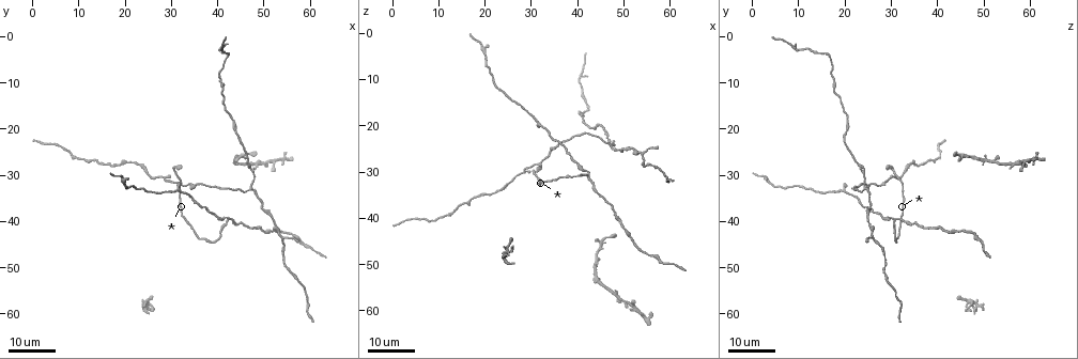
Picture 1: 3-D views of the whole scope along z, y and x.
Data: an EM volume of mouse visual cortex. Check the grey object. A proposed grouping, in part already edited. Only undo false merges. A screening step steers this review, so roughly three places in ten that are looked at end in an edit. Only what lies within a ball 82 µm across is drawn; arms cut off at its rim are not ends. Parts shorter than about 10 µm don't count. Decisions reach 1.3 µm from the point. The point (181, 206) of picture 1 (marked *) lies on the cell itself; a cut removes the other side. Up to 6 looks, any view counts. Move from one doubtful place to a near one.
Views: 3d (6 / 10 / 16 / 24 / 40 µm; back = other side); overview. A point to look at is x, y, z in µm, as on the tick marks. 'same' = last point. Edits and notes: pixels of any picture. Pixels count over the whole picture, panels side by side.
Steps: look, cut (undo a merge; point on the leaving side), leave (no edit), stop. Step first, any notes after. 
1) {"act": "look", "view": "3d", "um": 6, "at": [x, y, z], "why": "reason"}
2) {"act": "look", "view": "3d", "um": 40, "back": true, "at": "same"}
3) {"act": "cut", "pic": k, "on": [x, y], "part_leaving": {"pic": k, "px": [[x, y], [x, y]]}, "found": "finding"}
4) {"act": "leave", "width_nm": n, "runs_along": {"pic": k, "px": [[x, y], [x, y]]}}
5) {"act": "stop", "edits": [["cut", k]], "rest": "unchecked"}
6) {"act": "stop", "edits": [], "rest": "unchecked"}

{"act": "look", "view": "3d", "um": 24, "at": [28.5, 30.5, 30.0], "why": "three arms meet"}

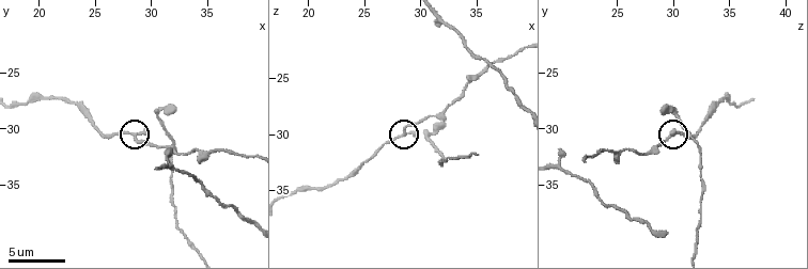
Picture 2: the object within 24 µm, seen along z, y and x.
{"act": "look", "view": "3d", "um": 10, "at": [28.4, 30.6, 29.8], "why": "zoom in"}

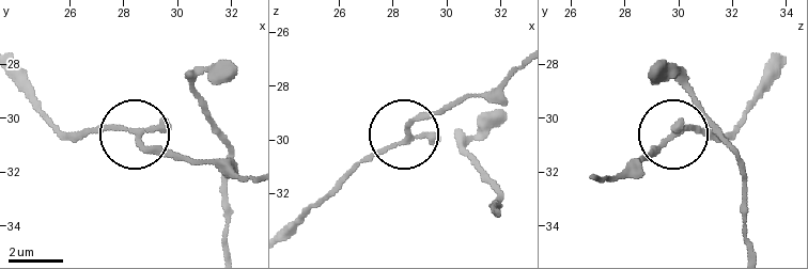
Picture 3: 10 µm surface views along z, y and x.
{"act": "leave", "width_nm": 150, "runs_along": {"pic": 3, "px": [[749, 251], [740, 161], [701, 113], [673, 127], [727, 133]]}, "found": "continuous, no second cell"}

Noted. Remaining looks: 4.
{"act": "look", "view": "3d", "um": 24, "at": [42.5, 40.0, 31.0], "why": "side arm on a straight run"}

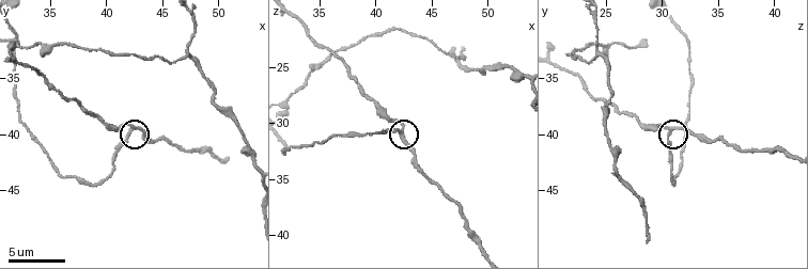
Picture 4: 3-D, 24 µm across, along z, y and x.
{"act": "look", "view": "3d", "um": 6, "at": [42.2, 39.6, 30.8]}

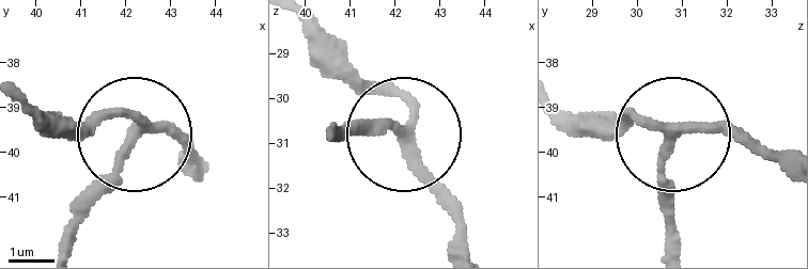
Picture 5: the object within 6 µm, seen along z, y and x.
{"act": "leave", "arms": 3, "runs_along": {"pic": 5, "px": [[676, 247], [667, 136], [633, 121], [575, 121]]}, "found": "one cell here"}

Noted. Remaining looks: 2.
{"act": "look", "view": "3d", "um": 6, "at": [47.2, 33.0, 24.4], "why": "three arms meet"}

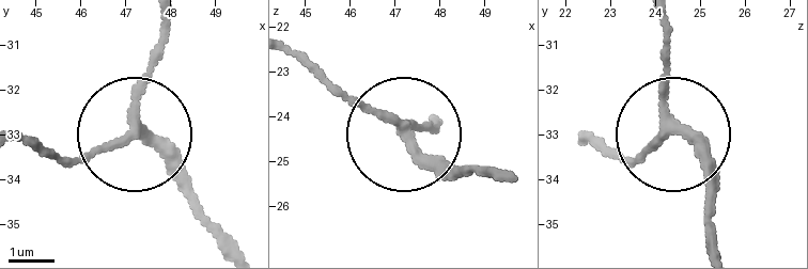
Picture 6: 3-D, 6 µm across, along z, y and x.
{"act": "look", "view": "3d", "um": 6, "back": true, "at": [47.30, 32.85, 24.40]}

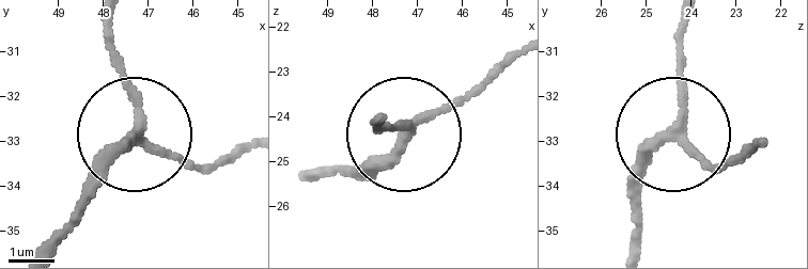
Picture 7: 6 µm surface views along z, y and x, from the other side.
{"act": "leave", "arms": 3, "runs_along": {"pic": 7, "px": [[755, 147], [716, 163], [682, 144], [659, 147], [636, 212]]}, "found": "all the same cell"}

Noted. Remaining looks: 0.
{"act": "stop", "edits": [], "rest": "unchecked"}

